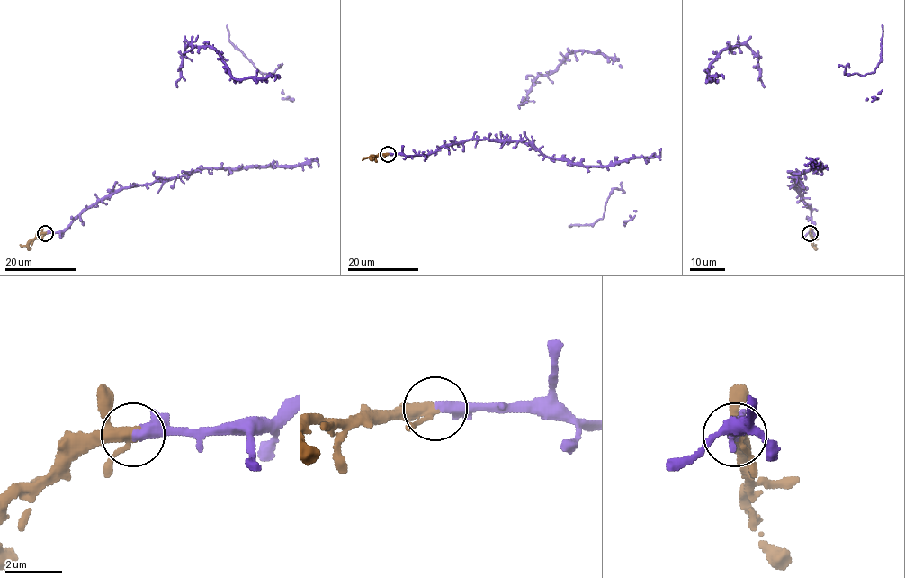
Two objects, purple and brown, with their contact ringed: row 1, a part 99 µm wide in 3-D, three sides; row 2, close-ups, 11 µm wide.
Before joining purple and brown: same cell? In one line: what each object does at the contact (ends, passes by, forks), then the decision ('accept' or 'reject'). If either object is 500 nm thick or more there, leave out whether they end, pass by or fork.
purple ends; brown forks; accept

